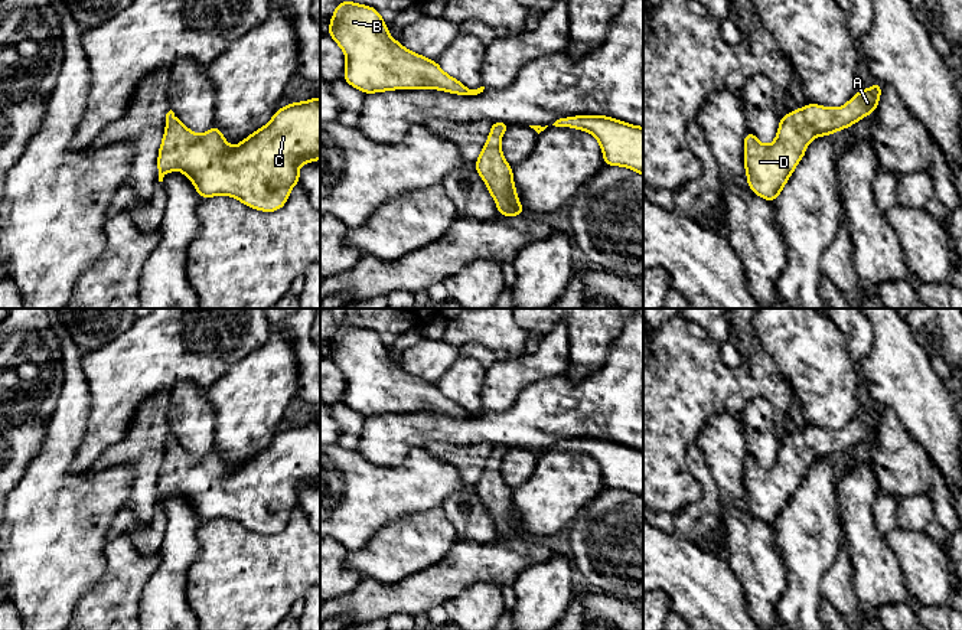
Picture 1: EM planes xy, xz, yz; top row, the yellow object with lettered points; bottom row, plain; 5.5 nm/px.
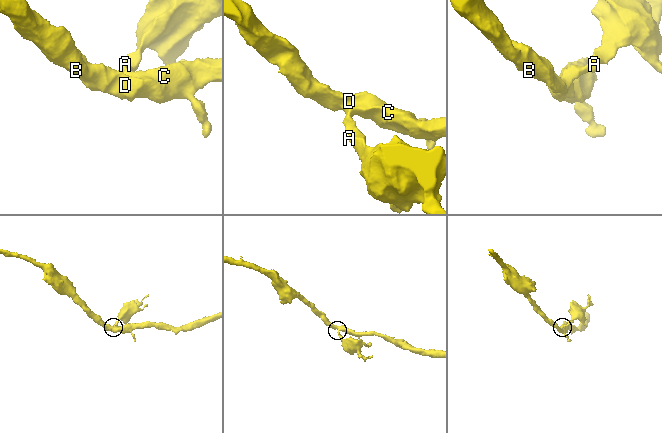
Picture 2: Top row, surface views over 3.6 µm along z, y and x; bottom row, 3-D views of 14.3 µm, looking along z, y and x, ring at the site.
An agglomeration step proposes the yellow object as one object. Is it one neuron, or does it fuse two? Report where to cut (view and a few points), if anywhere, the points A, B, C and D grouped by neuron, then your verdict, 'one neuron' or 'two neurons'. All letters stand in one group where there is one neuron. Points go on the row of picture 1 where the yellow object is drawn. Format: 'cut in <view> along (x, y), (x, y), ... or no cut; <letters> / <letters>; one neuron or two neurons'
no cut; A B C D; one neuron

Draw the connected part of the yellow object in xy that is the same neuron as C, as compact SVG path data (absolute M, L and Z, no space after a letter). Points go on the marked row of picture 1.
M320 98L293 102L280 107L271 121L244 138L234 148L229 147L216 125L203 136L185 127L170 110L166 114L166 131L159 150L159 182L175 169L179 169L195 186L198 195L234 196L244 205L264 212L281 209L291 187L300 183L299 167L320 159Z

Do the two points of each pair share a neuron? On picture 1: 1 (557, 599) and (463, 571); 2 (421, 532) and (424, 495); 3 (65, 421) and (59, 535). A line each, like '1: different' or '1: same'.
1: different
2: different
3: same

